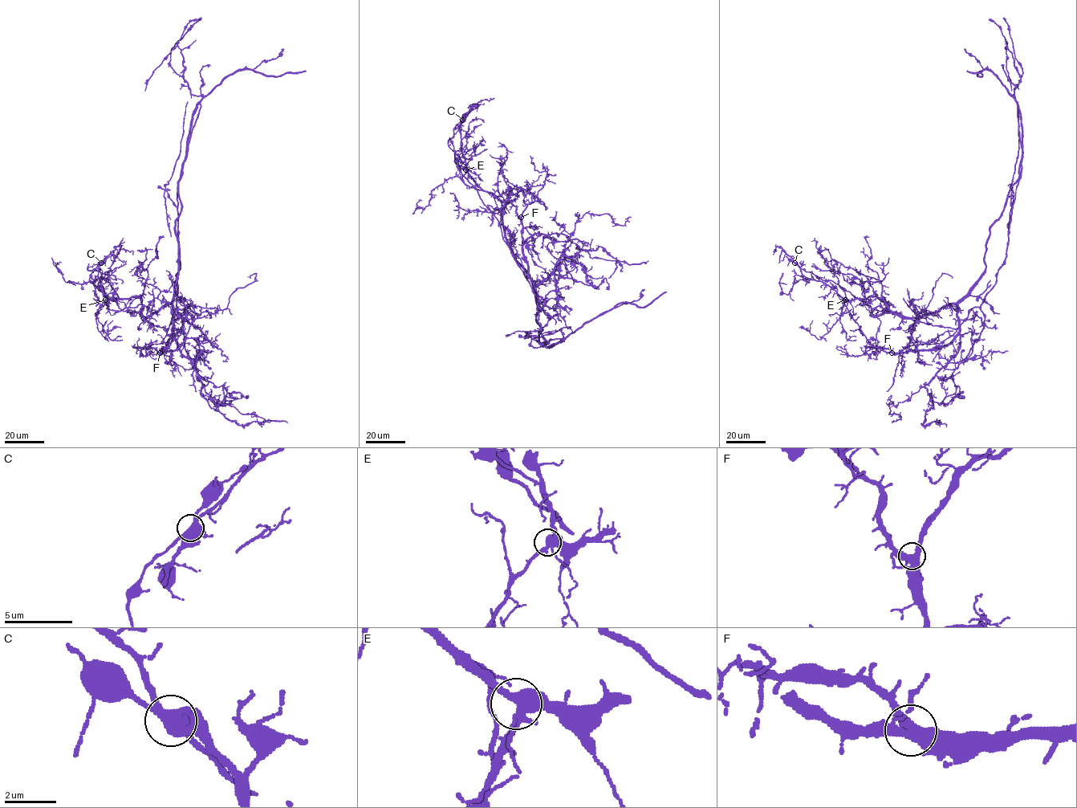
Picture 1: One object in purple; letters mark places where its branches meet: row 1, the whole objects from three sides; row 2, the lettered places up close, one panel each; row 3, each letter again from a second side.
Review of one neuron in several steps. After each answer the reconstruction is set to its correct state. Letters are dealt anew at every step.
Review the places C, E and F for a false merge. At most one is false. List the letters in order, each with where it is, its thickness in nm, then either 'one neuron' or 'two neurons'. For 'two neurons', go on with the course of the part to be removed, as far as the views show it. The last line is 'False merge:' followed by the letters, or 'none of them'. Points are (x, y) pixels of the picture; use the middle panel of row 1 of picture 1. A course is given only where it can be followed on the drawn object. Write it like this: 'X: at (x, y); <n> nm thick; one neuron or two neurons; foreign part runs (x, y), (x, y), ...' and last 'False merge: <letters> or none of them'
C: at (462, 120); 460 nm thick; one neuron
E: at (465, 169); 440 nm thick; one neuron
F: at (521, 217); 420 nm thick; one neuron
False merge: none of them

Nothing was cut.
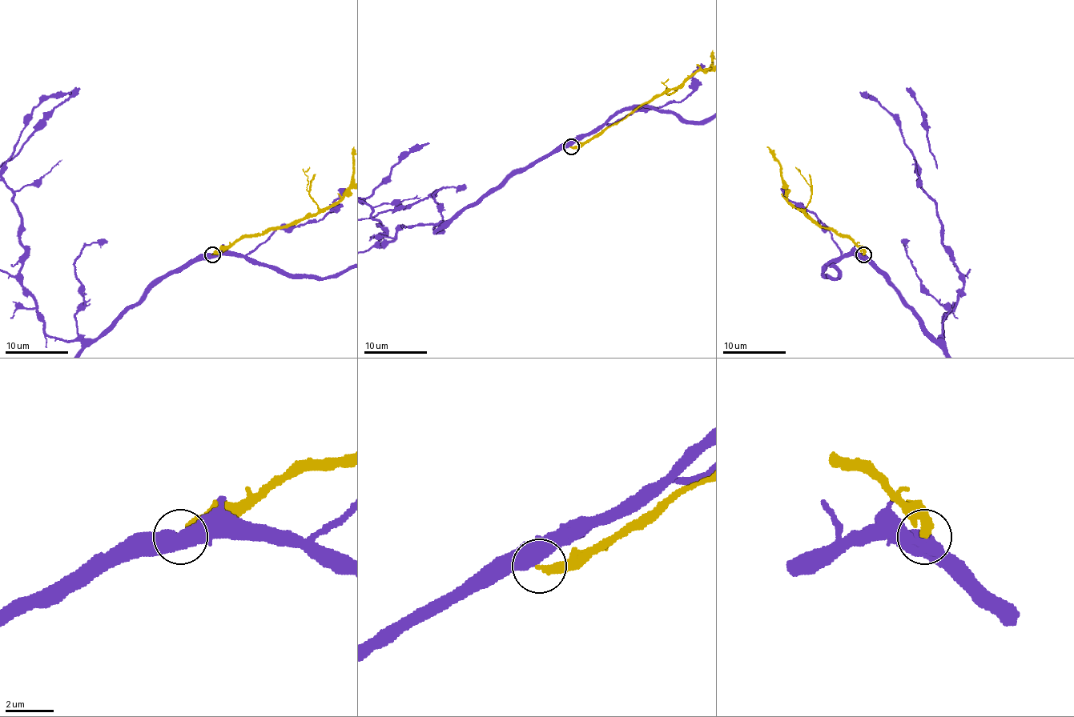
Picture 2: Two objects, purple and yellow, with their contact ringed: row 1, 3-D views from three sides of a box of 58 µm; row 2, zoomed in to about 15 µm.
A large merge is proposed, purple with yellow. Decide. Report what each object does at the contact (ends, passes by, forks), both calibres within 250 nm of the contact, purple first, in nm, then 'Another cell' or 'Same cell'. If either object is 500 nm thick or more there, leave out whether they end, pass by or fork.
Thickness 550 nm (purple) against 340 nm. Another cell

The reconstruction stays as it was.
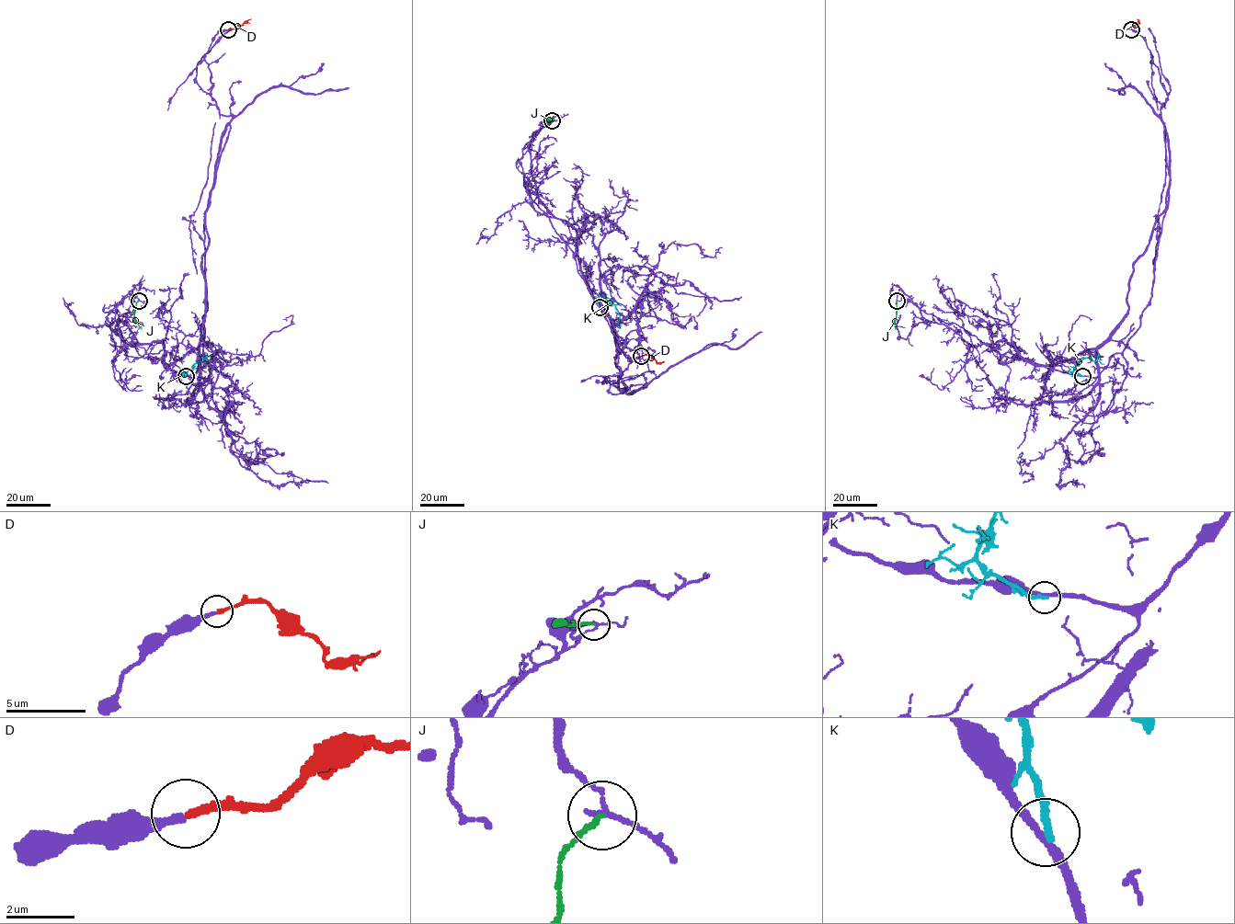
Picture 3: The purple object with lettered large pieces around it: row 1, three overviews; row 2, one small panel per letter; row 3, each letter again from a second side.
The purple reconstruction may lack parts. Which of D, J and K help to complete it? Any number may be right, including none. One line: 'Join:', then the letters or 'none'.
Join: D

